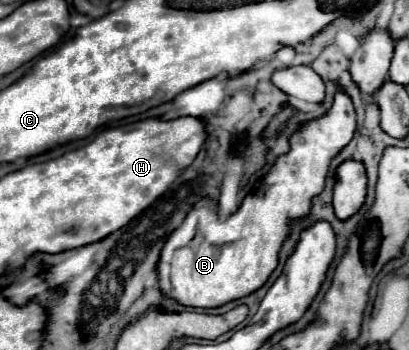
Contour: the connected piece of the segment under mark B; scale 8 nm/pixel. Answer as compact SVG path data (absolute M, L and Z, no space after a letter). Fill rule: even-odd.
M337 87L331 109L299 125L289 137L289 151L275 159L259 189L245 195L235 213L221 221L217 199L187 213L161 251L161 291L187 307L219 307L259 289L277 267L279 249L289 235L289 221L309 213L311 199L323 191L331 159L351 141L353 133L353 101Z

